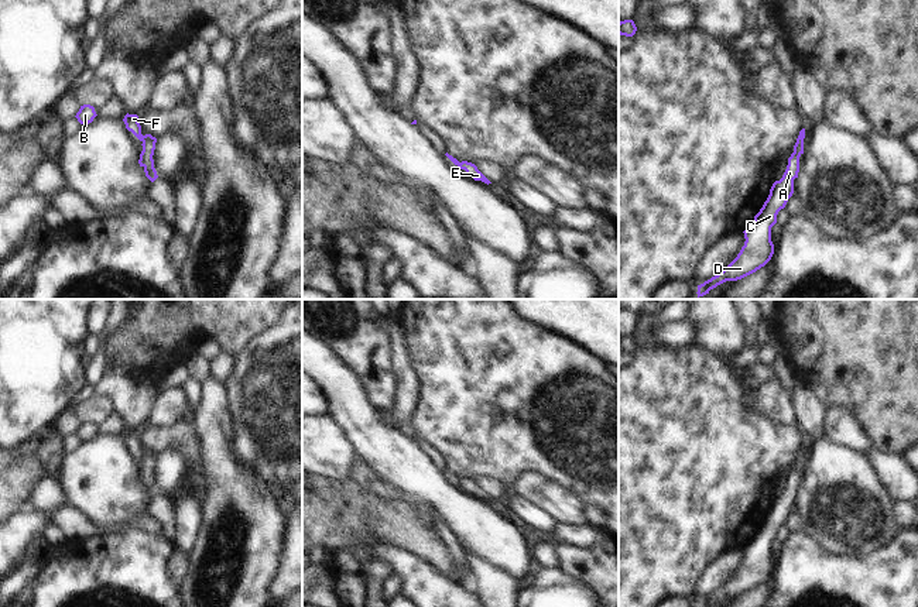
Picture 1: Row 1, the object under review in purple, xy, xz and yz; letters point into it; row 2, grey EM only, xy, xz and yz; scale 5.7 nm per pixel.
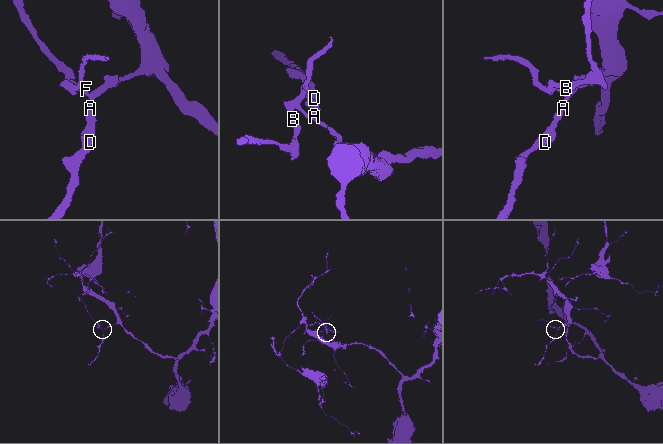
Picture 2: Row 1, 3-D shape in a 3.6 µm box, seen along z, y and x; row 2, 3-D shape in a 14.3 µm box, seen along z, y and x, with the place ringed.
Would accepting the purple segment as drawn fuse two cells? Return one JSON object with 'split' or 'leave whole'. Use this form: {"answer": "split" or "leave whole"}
{"answer": "split"}

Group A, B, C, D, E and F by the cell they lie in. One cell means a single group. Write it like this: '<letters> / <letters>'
A C D E / B F

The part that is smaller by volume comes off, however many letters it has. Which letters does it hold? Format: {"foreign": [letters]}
{"foreign": ["B", "F"]}

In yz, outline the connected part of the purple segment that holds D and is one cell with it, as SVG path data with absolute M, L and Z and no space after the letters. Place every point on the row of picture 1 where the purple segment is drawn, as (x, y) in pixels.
M805 128L799 131L782 178L773 184L767 200L754 216L754 222L743 232L746 241L740 253L723 271L698 285L698 298L726 281L737 281L756 272L771 260L774 254L771 227L777 223L778 212L785 208L794 193L794 179L798 178L799 172L799 157L804 154L804 138Z

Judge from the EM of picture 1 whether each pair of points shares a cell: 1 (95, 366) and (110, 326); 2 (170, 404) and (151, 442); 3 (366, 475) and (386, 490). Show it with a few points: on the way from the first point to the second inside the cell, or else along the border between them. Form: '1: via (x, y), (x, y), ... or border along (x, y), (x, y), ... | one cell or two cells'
1: via (99, 356), (100, 336) | one cell
2: border along (188, 418), (164, 427), (146, 427) | two cells
3: via (370, 479), (382, 490) | one cell

